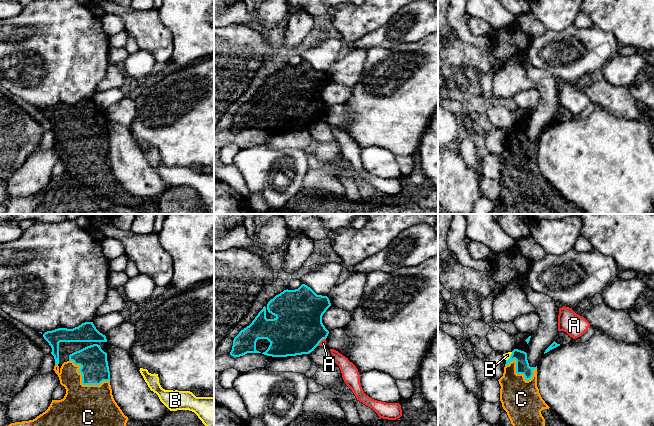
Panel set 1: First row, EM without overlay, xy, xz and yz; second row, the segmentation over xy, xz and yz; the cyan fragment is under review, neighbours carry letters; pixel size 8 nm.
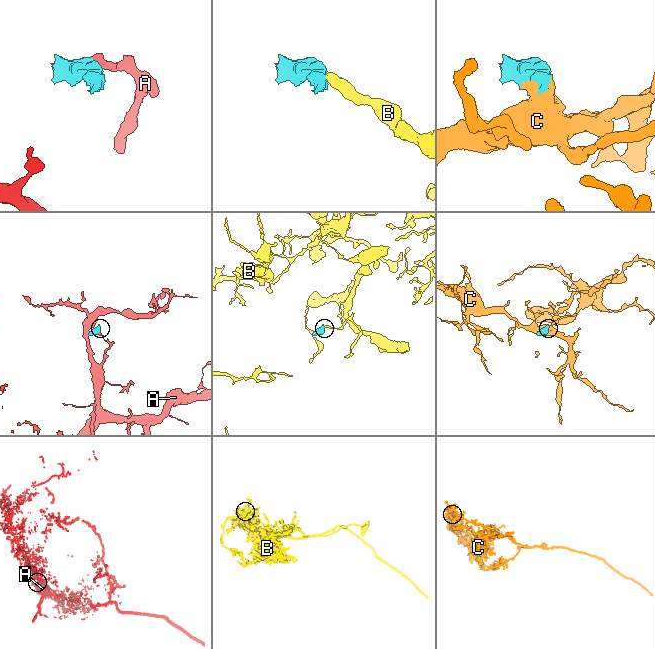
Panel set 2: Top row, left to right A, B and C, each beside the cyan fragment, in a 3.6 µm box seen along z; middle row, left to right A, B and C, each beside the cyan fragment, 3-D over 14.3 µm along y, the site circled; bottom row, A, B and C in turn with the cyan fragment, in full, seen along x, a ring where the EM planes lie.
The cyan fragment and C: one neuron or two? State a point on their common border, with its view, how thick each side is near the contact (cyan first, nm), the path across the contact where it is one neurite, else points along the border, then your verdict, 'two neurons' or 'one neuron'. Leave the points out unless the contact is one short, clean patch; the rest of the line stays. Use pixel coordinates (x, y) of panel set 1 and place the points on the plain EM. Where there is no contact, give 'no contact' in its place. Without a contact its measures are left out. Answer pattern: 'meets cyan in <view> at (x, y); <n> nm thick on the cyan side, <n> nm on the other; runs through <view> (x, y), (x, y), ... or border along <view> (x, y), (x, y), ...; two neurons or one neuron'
meets cyan in xy at (82, 159); 220 nm thick on the cyan side, 460 nm on the other; one neuron

